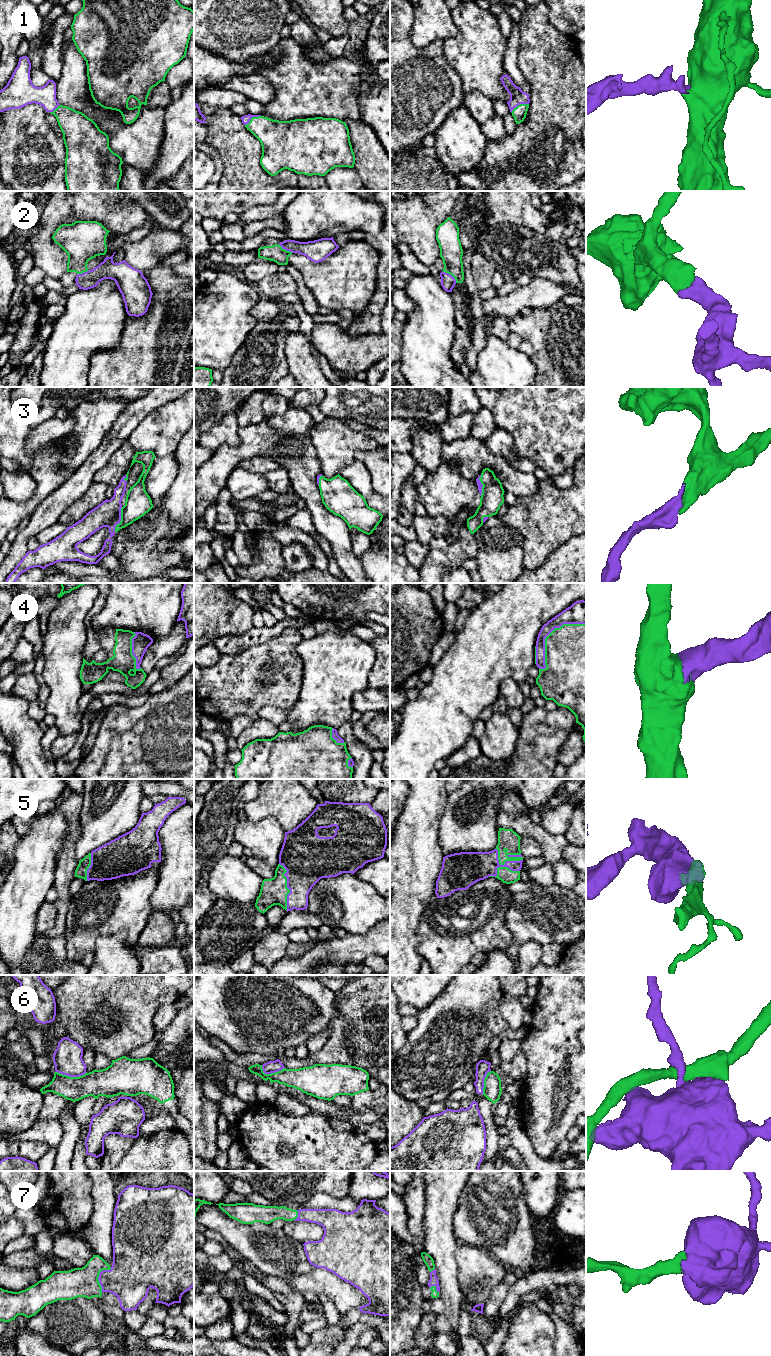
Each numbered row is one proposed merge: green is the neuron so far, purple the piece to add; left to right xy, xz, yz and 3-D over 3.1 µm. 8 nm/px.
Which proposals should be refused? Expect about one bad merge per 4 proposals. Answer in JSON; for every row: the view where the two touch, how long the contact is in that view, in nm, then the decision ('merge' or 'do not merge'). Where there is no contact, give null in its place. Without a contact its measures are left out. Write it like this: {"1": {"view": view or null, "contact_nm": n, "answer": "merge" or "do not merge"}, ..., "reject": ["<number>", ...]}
{"1": {"view": "yz", "contact_nm": 160, "answer": "merge"}, "2": {"view": "yz", "contact_nm": 150, "answer": "merge"}, "3": {"view": "xy", "contact_nm": 220, "answer": "merge"}, "4": {"view": "yz", "contact_nm": 550, "answer": "merge"}, "5": {"view": "yz", "contact_nm": 320, "answer": "merge"}, "6": {"view": "xy", "contact_nm": 240, "answer": "do not merge"}, "7": {"view": "xy", "contact_nm": 220, "answer": "merge"}, "reject": ["6"]}

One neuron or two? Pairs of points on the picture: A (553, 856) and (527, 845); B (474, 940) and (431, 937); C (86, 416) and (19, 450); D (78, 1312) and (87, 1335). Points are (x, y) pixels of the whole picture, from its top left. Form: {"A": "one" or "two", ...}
{"A": "two", "B": "one", "C": "two", "D": "one"}

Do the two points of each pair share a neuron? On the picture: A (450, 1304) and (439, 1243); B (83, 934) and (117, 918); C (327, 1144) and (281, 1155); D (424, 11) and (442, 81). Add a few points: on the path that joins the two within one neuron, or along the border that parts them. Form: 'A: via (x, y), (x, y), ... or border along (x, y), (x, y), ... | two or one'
A: via (449, 1289), (444, 1258) | one
B: via (91, 926), (99, 918), (109, 918) | one
C: via (316, 1154), (292, 1154) | one
D: border along (410, 32), (412, 42), (418, 46), (442, 40) | two

